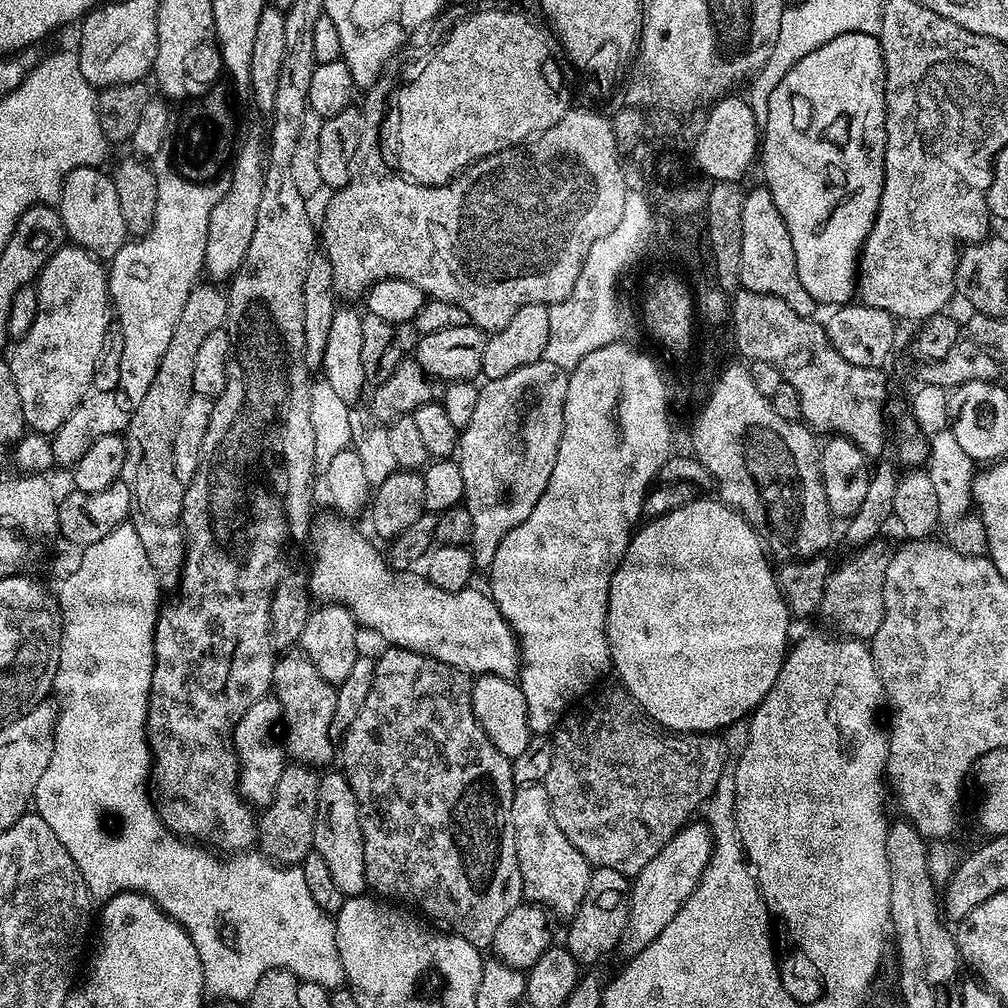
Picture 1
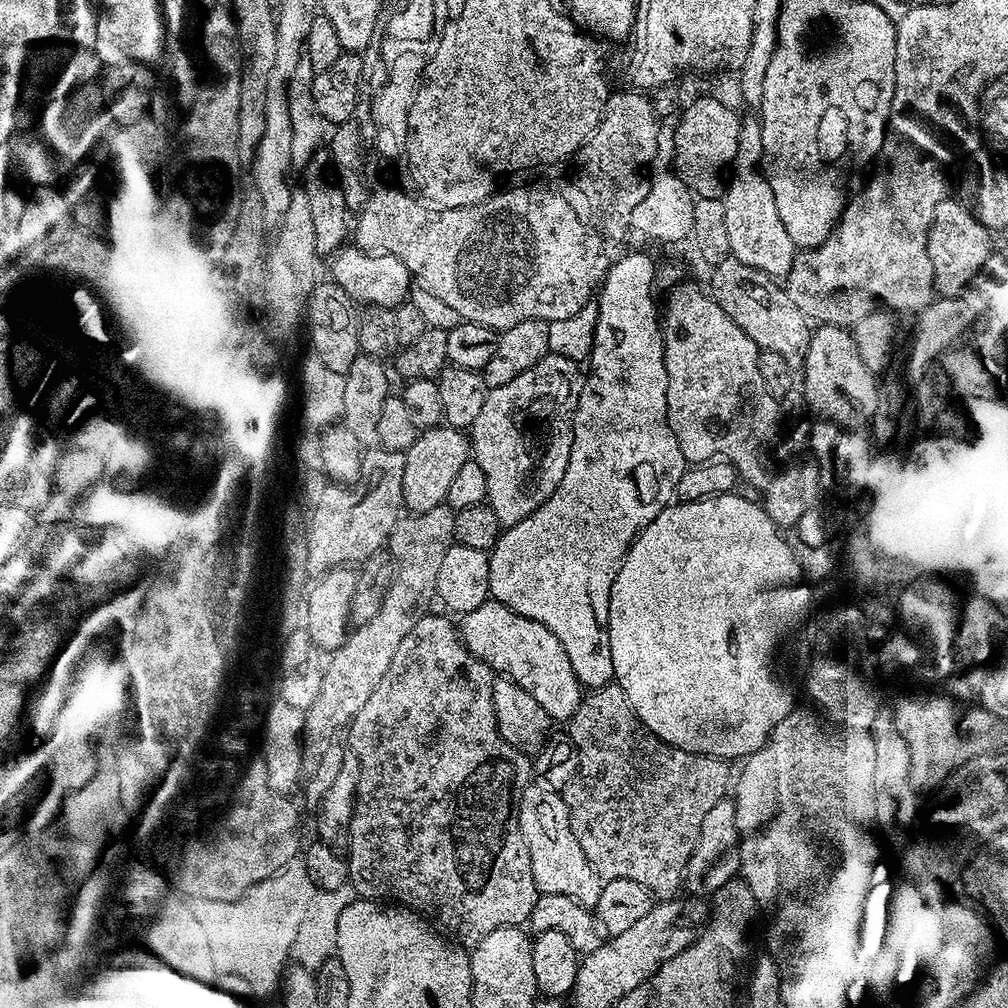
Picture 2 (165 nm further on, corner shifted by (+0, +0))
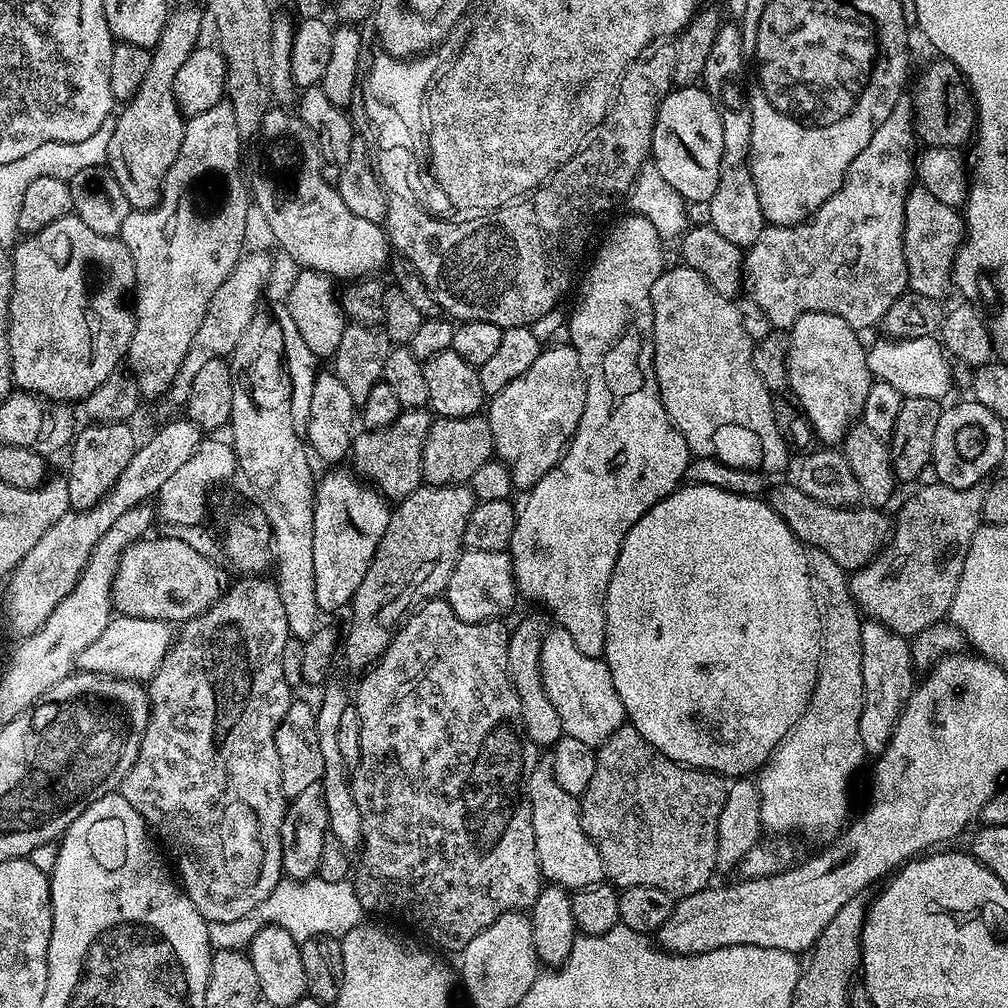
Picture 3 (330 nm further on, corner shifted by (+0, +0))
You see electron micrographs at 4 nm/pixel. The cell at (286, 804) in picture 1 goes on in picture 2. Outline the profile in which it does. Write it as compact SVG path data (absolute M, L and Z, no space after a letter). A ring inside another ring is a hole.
M443 503L434 506L434 510L405 515L397 522L386 548L393 561L400 560L400 565L397 568L395 565L381 609L370 622L349 631L343 646L331 655L324 670L322 691L314 706L304 713L304 733L300 736L300 745L305 773L318 770L318 762L322 762L326 750L338 743L358 710L366 706L366 698L374 694L374 686L378 686L386 670L390 670L390 658L394 658L398 646L402 646L402 638L410 634L410 630L414 630L416 623L429 611L428 603L437 599L438 570L446 550L454 543L455 517L456 513Z

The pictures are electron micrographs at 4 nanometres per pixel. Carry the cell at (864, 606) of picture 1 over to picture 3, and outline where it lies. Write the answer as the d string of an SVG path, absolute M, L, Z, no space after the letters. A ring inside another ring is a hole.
M937 482L917 487L916 490L901 506L900 513L894 516L894 527L884 551L865 568L860 568L850 576L852 596L861 613L909 638L915 638L920 632L941 623L947 617L950 602L954 602L954 590L958 590L958 578L962 578L962 566L966 566L966 554L974 534L980 531L986 488L983 483L969 488L951 488Z

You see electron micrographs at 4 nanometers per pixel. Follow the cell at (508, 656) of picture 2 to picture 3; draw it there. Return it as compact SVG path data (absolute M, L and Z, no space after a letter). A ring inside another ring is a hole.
M553 627L540 643L540 673L542 686L562 718L564 735L579 738L581 742L593 746L605 744L619 728L625 727L626 717L622 698L614 690L614 678L608 669L608 663L598 656L587 656L578 650L574 638L566 634L562 627Z

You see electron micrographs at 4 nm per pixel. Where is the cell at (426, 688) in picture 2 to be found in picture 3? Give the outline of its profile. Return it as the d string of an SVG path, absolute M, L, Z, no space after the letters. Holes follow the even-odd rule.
M437 598L434 600L426 600L419 605L401 623L396 629L388 648L375 664L371 665L363 673L364 676L357 686L356 692L354 688L354 703L358 710L358 722L360 723L360 733L362 734L362 750L360 751L360 761L351 769L352 777L352 793L354 794L354 802L358 806L358 814L362 820L362 851L359 853L360 865L354 868L354 883L356 893L358 894L358 902L364 907L365 913L372 914L377 912L380 916L393 916L396 920L401 920L404 924L413 924L422 935L428 940L433 940L437 944L437 949L445 948L448 952L459 954L464 951L465 946L470 942L474 942L474 938L478 938L478 934L482 934L482 930L486 930L486 926L490 926L490 922L494 922L502 914L507 912L524 912L531 909L532 904L538 898L542 887L542 877L540 875L540 867L538 866L538 854L536 853L536 843L534 842L534 826L532 825L532 811L530 810L530 798L528 797L528 783L530 782L530 774L534 770L538 759L537 745L533 744L532 739L524 732L524 723L522 722L522 712L520 703L518 702L518 694L514 690L514 686L510 682L510 674L506 666L506 650L508 649L509 629L503 628L499 619L483 620L475 624L474 622L462 622L462 618L458 618L458 614L454 614L454 610L450 610L447 599Z

